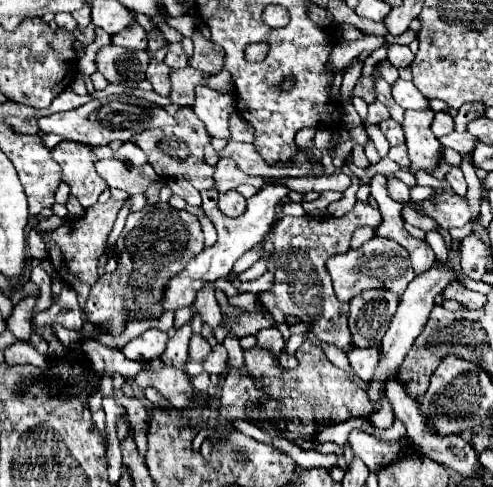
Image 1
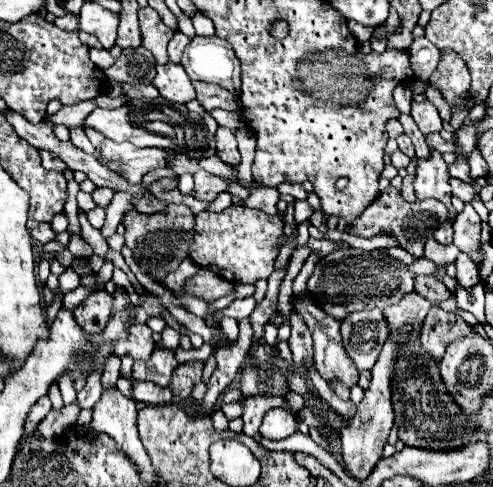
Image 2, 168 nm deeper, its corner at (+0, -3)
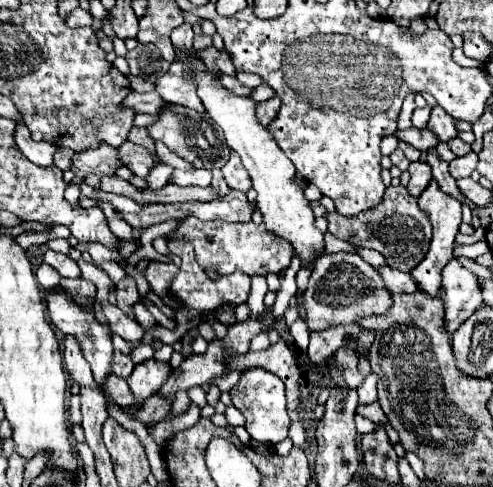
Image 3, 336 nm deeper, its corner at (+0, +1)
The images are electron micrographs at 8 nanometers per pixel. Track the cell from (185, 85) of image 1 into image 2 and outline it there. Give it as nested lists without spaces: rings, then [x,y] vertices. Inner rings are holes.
[[[194,82],[194,88],[196,88],[196,94],[198,94],[198,102],[206,110],[214,110],[214,108],[224,108],[224,110],[230,110],[230,112],[240,110],[238,96],[228,92],[228,90],[224,90],[222,86]]]

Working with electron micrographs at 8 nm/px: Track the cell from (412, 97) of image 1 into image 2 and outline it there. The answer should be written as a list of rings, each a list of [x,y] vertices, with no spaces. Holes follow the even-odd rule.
[[[412,102],[412,118],[416,120],[418,128],[424,134],[432,134],[432,132],[440,132],[442,130],[442,120],[438,116],[438,110],[432,102]]]

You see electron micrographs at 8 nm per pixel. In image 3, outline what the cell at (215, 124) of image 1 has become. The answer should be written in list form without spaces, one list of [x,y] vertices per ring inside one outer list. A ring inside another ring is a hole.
[[[230,152],[228,164],[222,168],[222,172],[224,172],[224,178],[226,178],[228,186],[234,188],[234,190],[246,192],[246,190],[252,186],[252,184],[250,184],[250,176],[248,176],[246,168],[242,166],[240,156],[236,156],[236,152]]]

